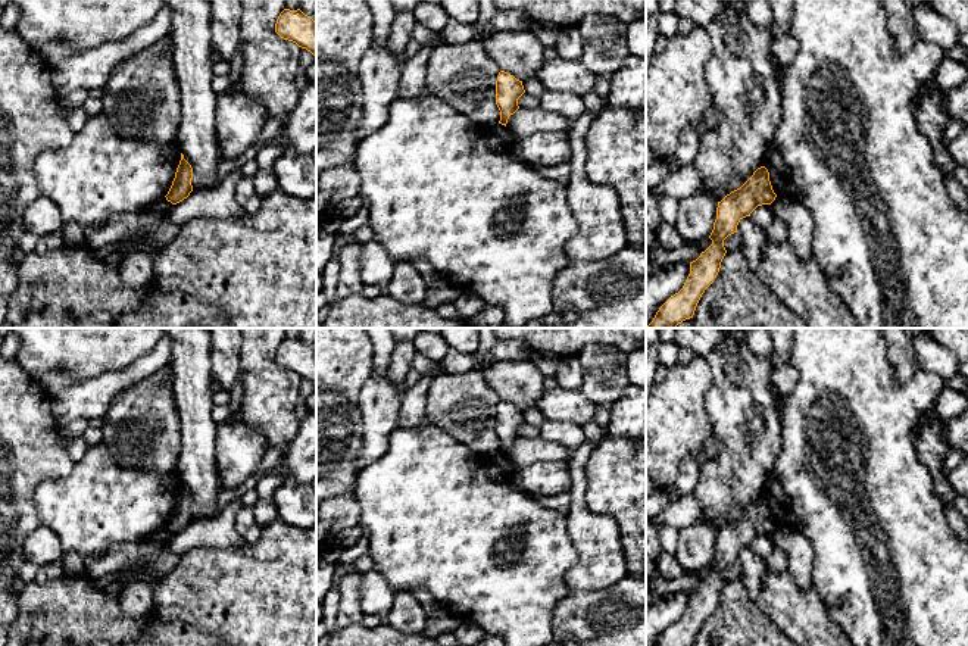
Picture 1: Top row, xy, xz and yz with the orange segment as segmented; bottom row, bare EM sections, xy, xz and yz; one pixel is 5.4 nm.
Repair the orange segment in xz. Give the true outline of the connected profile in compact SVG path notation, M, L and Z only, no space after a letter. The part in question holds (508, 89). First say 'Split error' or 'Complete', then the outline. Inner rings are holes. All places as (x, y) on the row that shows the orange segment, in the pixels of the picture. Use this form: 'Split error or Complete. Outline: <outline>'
Complete. Outline: M500 71L496 81L496 104L500 110L499 124L508 124L510 115L513 115L519 106L518 99L525 93L522 81L513 75Z

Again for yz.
Complete. Outline: M761 166L740 188L718 202L716 219L709 235L712 244L690 262L690 274L683 288L659 308L646 328L675 328L683 321L693 318L702 294L719 272L727 253L724 240L737 233L737 225L743 218L750 216L758 206L771 205L775 197L769 172Z

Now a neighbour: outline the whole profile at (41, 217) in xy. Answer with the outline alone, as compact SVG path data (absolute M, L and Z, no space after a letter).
M38 196L24 213L25 233L38 238L60 230L63 225L57 206L44 196Z

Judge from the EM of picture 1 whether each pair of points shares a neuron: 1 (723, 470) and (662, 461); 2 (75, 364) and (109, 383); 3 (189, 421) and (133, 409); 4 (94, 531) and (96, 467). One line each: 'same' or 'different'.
1: different
2: different
3: different
4: same

